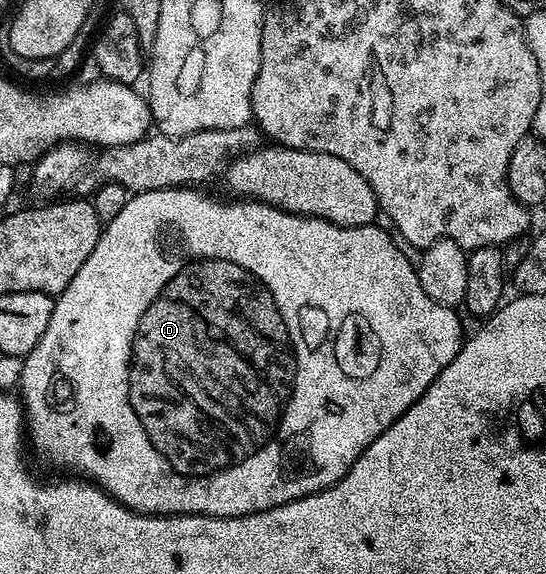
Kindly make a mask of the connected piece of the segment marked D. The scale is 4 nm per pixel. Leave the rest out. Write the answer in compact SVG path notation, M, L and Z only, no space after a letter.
M169 187L169 188L168 188L168 189L156 189L156 190L155 190L155 191L139 191L139 192L137 192L137 193L134 193L134 194L131 194L131 196L130 196L130 200L129 200L129 201L128 201L128 205L124 205L124 209L123 209L123 211L121 211L121 213L119 213L119 215L118 215L118 216L116 216L116 217L112 217L112 221L111 221L111 222L110 222L110 223L108 223L108 224L105 224L105 226L103 226L103 229L102 229L102 236L100 236L100 238L99 238L99 239L98 239L98 240L97 240L97 241L96 241L96 249L92 249L92 253L88 253L88 261L84 261L84 265L80 265L80 273L76 273L76 277L72 277L72 281L71 281L71 282L70 282L70 284L69 284L69 285L68 285L68 289L64 289L64 290L63 290L63 291L62 291L62 294L61 294L61 295L59 295L59 296L57 296L57 298L55 298L55 300L54 300L54 308L53 308L53 309L52 309L52 321L48 321L48 329L44 329L44 337L40 337L40 341L39 341L39 342L38 342L38 344L37 344L37 345L36 345L36 349L32 349L32 350L31 350L31 351L29 351L29 352L28 352L28 354L26 354L26 356L24 356L24 358L23 358L23 360L22 360L22 382L21 382L21 384L20 384L20 392L21 392L21 391L22 391L22 395L21 395L21 394L20 394L20 402L21 402L21 404L22 404L22 406L23 406L23 408L24 408L24 427L25 427L25 430L26 430L26 431L27 431L27 432L28 432L28 443L29 443L29 446L30 446L30 447L31 447L31 448L32 448L32 451L33 451L33 454L34 454L34 451L35 451L35 453L36 453L36 454L38 454L38 455L39 455L39 457L40 457L40 458L42 458L42 459L47 459L47 461L48 461L48 462L50 462L50 463L51 463L51 465L52 465L52 466L54 466L54 467L63 467L63 469L64 469L64 470L66 470L66 471L63 471L63 472L66 472L66 473L73 473L73 474L74 474L74 475L75 475L75 476L78 476L78 477L81 477L81 478L83 478L83 479L85 479L85 480L87 480L87 481L89 481L89 482L92 482L92 483L94 483L94 484L96 484L96 485L97 485L97 486L98 486L98 487L101 487L101 488L102 488L102 490L103 490L103 491L105 491L105 492L106 492L106 494L107 494L107 495L110 495L110 496L111 496L111 497L112 497L112 498L113 498L113 499L115 499L115 500L116 500L116 502L117 502L117 503L123 503L123 505L124 505L124 506L125 506L125 507L126 507L126 508L128 508L128 510L129 510L129 511L136 511L136 512L138 512L138 514L140 514L140 515L207 515L207 516L208 516L208 517L228 517L228 518L229 518L229 519L231 519L231 518L232 518L232 517L240 517L240 516L241 516L241 515L251 515L251 514L252 514L252 513L256 513L256 512L257 512L257 511L267 511L267 510L268 510L268 509L276 509L276 505L288 505L288 501L296 501L296 500L297 500L297 499L299 499L299 498L300 498L300 497L308 497L308 496L309 496L309 495L311 495L311 494L312 494L312 493L320 493L320 492L321 492L321 491L323 491L323 490L324 490L324 489L328 489L328 488L329 488L329 487L331 487L331 486L332 486L332 485L336 485L336 484L337 484L337 483L339 483L339 481L341 481L341 480L342 480L342 478L343 478L343 477L344 477L344 476L345 476L345 475L346 475L346 474L347 474L347 473L348 473L348 469L349 469L349 468L350 468L350 467L351 467L351 465L353 465L353 464L354 464L354 462L355 462L355 461L357 461L357 459L358 459L358 458L360 458L360 456L362 456L362 451L363 451L363 450L364 450L364 449L368 449L368 445L369 445L369 444L370 444L370 443L371 443L371 442L372 442L372 441L376 441L376 437L380 437L380 433L384 433L384 429L388 429L388 428L389 428L389 427L390 427L390 426L391 426L391 425L392 425L392 424L394 424L394 423L395 423L395 421L396 421L396 420L397 420L397 419L399 419L399 417L400 417L400 416L401 416L401 415L402 415L402 414L403 414L403 413L405 413L405 412L406 412L406 410L407 410L407 409L408 409L408 408L410 408L410 407L411 407L411 405L413 405L413 404L414 404L414 403L415 403L415 401L417 401L417 400L418 400L418 399L419 399L419 398L420 398L420 397L421 397L421 396L422 396L422 395L423 395L423 393L424 393L424 392L425 392L425 391L426 391L426 390L427 390L427 389L428 389L428 385L432 385L432 381L436 381L436 377L440 377L440 373L441 373L441 372L442 372L442 370L444 370L444 369L445 369L445 368L446 368L446 367L447 367L447 366L448 366L448 365L449 365L449 363L450 363L450 362L452 362L452 360L453 360L453 359L454 359L454 358L455 358L455 357L456 357L456 353L457 353L457 352L458 352L458 351L459 351L459 350L460 350L460 349L461 349L461 347L462 347L462 344L463 344L463 342L464 342L464 328L463 328L463 326L462 326L462 320L461 320L461 318L460 318L460 315L459 315L459 312L458 312L458 311L457 311L457 310L455 310L455 308L453 308L453 307L445 307L445 306L444 306L444 305L440 305L440 304L439 304L439 303L434 303L434 302L433 302L433 301L432 301L432 297L428 297L428 293L424 293L424 289L423 289L423 288L422 288L422 286L421 286L421 285L420 285L420 277L419 277L419 276L418 276L418 268L417 268L417 266L415 266L415 264L414 264L414 263L413 263L413 262L412 262L412 260L411 260L411 259L409 259L409 258L408 258L408 257L404 257L404 253L403 253L403 252L402 252L402 248L401 248L401 246L399 246L399 244L398 244L398 243L397 243L397 242L396 242L396 243L395 243L395 244L394 244L394 239L395 239L395 236L394 236L394 235L393 235L393 234L391 234L391 232L390 232L390 231L389 231L389 230L387 230L387 231L388 231L388 232L386 232L386 231L381 231L381 229L380 229L380 228L378 228L378 225L371 225L371 226L368 226L368 227L338 227L338 226L337 226L337 225L335 225L335 223L329 223L329 222L328 222L328 221L324 221L324 220L323 220L323 219L317 219L317 218L316 218L316 217L312 217L312 216L311 216L311 215L293 215L293 214L292 214L292 213L291 213L291 212L290 212L290 211L282 211L282 210L280 210L280 208L278 208L278 207L274 207L274 206L272 206L272 204L271 204L271 203L260 203L260 202L257 202L257 201L230 201L230 202L234 202L234 203L221 203L221 201L220 201L220 200L218 200L218 199L213 199L213 197L212 197L212 196L210 196L210 195L201 195L201 193L200 193L200 192L198 192L198 191L201 191L201 190L198 190L198 189L195 189L195 188L194 188L194 187Z

